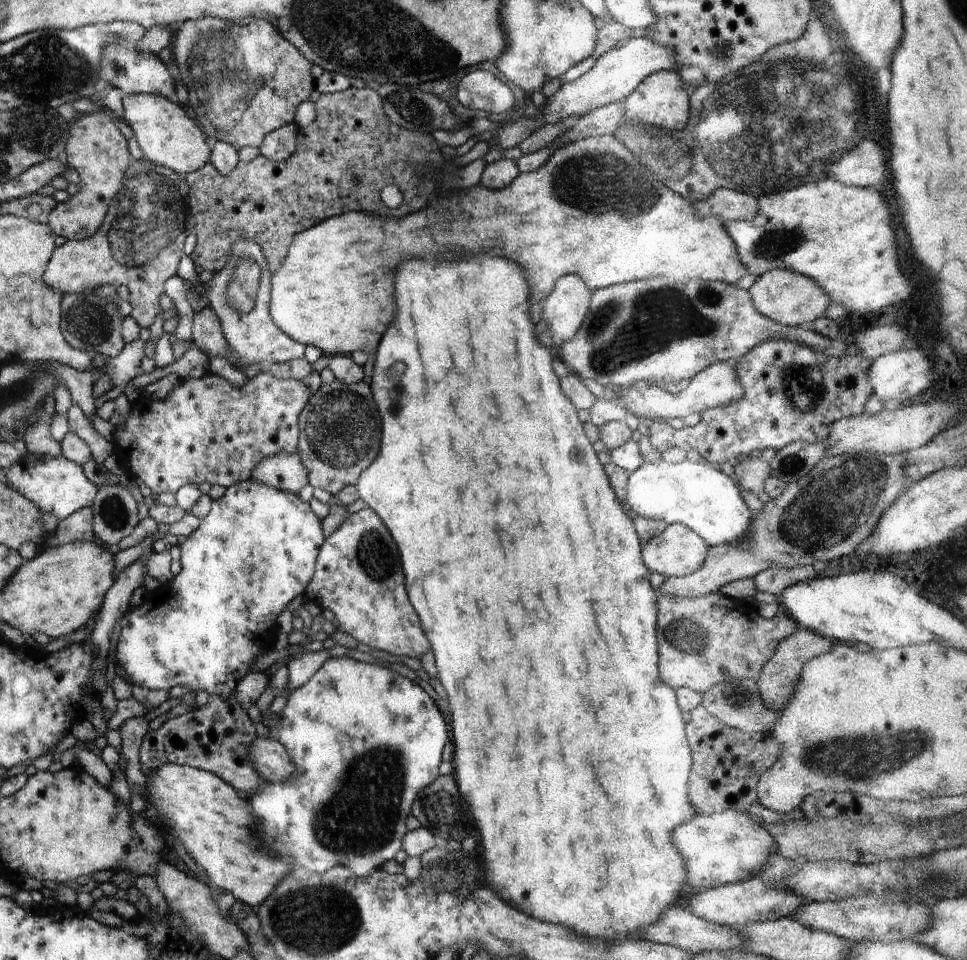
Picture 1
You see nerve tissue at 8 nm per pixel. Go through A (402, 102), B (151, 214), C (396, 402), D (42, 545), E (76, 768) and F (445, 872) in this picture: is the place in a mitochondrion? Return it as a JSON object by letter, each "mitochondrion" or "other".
{"A":"mitochondrion","B":"mitochondrion","C":"mitochondrion","D":"other","E":"other","F":"mitochondrion"}

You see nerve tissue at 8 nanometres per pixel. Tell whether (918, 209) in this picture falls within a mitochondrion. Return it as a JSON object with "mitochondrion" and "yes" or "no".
{"mitochondrion":"no"}

